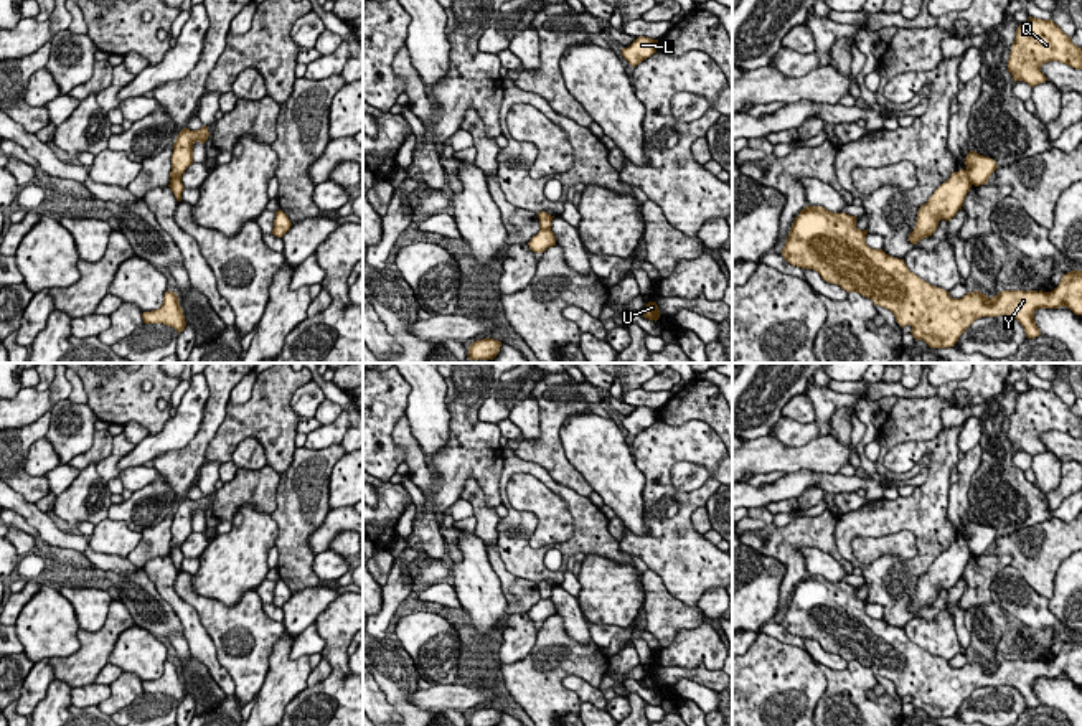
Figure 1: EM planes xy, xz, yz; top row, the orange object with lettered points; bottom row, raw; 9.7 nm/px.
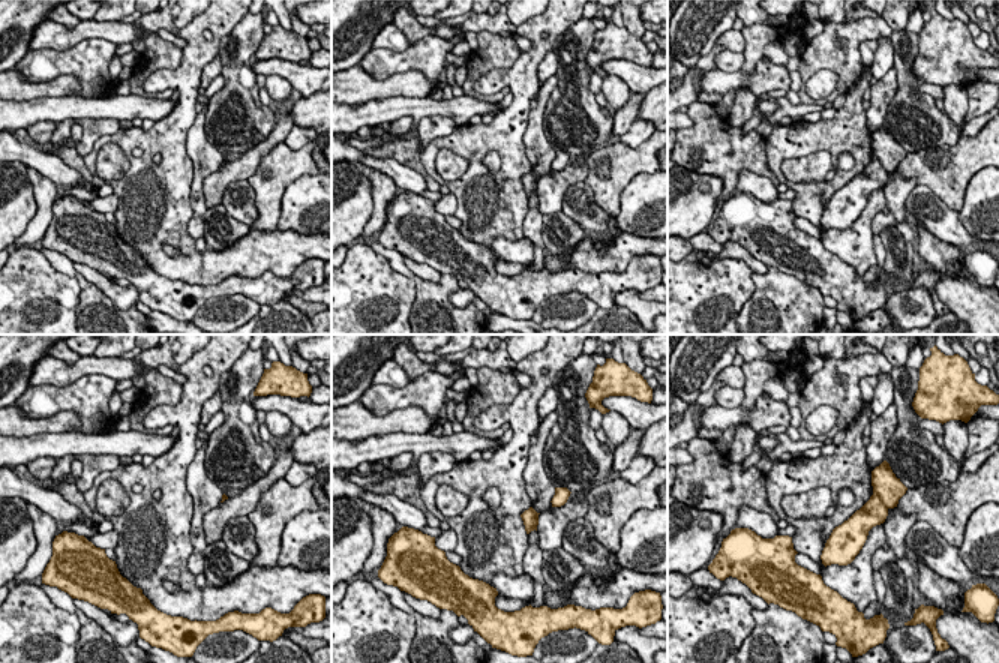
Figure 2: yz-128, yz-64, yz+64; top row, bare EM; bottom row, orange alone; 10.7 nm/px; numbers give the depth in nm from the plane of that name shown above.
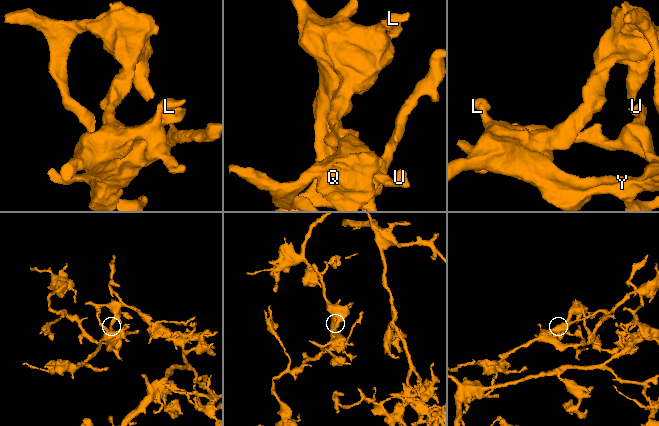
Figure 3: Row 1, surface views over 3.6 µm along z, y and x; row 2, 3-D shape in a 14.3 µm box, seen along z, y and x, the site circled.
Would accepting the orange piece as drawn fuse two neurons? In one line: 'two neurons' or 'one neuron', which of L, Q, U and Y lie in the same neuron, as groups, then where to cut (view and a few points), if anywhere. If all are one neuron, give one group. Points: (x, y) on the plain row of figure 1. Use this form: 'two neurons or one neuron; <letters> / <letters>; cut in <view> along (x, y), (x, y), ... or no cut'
two neurons; L U Y / Q; cut in yz along (965, 540), (972, 553)

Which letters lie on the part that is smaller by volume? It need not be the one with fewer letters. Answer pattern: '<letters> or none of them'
Q

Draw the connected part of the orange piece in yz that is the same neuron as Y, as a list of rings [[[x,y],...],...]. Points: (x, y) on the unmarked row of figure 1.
[[[805,576],[792,594],[782,619],[783,629],[813,639],[823,650],[891,680],[902,698],[910,695],[914,708],[930,718],[953,716],[981,686],[1014,686],[1026,706],[1036,708],[1041,705],[1034,691],[1037,678],[1067,676],[1082,685],[1082,640],[1064,644],[1052,662],[1001,660],[990,668],[975,660],[952,668],[950,662],[910,642],[904,629],[869,617],[868,599],[858,599],[856,589],[823,576]]]

